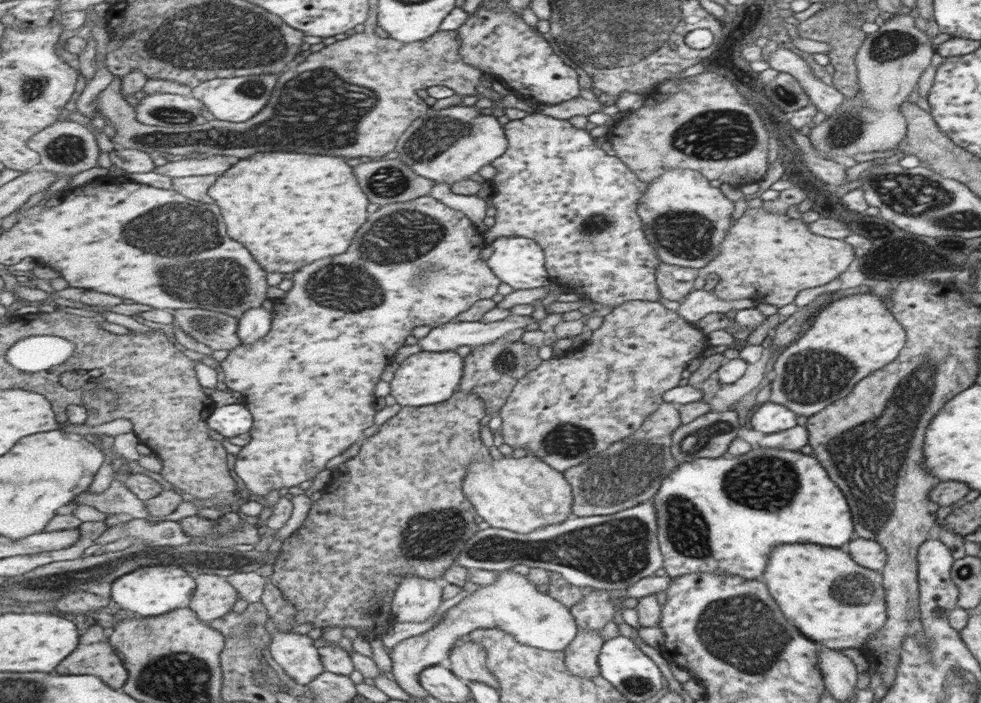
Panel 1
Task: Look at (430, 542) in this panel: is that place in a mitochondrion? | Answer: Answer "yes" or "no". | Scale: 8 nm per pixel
yes

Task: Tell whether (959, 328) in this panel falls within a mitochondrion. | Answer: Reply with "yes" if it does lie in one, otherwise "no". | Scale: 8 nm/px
no

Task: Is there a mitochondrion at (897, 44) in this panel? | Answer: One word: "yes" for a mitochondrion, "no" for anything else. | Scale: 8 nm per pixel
yes

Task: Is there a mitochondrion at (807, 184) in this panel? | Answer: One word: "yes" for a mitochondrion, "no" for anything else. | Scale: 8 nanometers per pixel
no

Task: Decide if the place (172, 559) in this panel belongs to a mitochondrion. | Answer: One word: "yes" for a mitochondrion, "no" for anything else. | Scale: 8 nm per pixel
no

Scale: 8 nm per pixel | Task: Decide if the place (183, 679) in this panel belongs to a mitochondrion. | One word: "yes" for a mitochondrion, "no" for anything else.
yes

